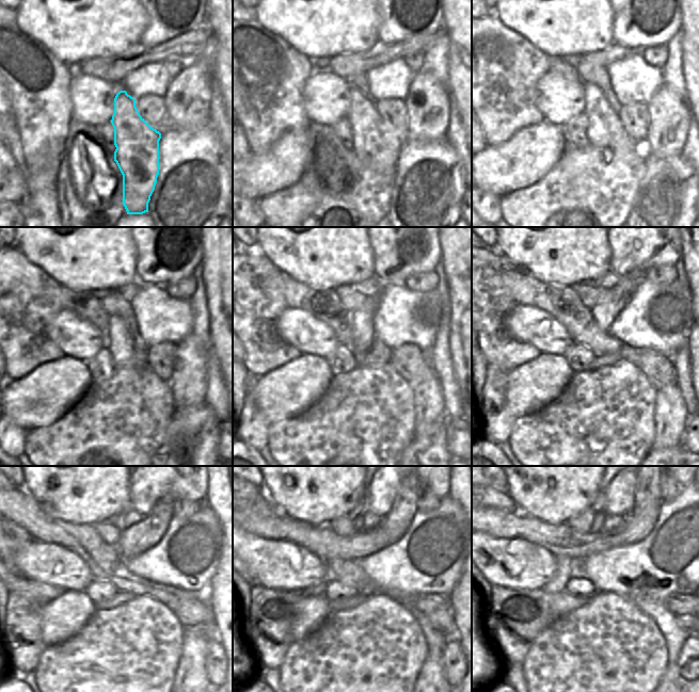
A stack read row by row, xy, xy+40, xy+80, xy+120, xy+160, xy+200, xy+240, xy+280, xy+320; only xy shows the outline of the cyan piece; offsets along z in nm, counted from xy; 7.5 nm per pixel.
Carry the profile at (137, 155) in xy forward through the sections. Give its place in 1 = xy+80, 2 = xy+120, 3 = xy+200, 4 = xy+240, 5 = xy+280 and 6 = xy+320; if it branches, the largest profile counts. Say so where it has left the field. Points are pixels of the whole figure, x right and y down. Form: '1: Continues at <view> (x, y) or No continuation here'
1: Continues at xy+80 (605, 129)
2: Continues at xy+120 (120, 344)
3: Continues at xy+200 (604, 312)
4: Continues at xy+240 (128, 546)
5: Continues at xy+280 (404, 507)
6: Continues at xy+320 (648, 492).

